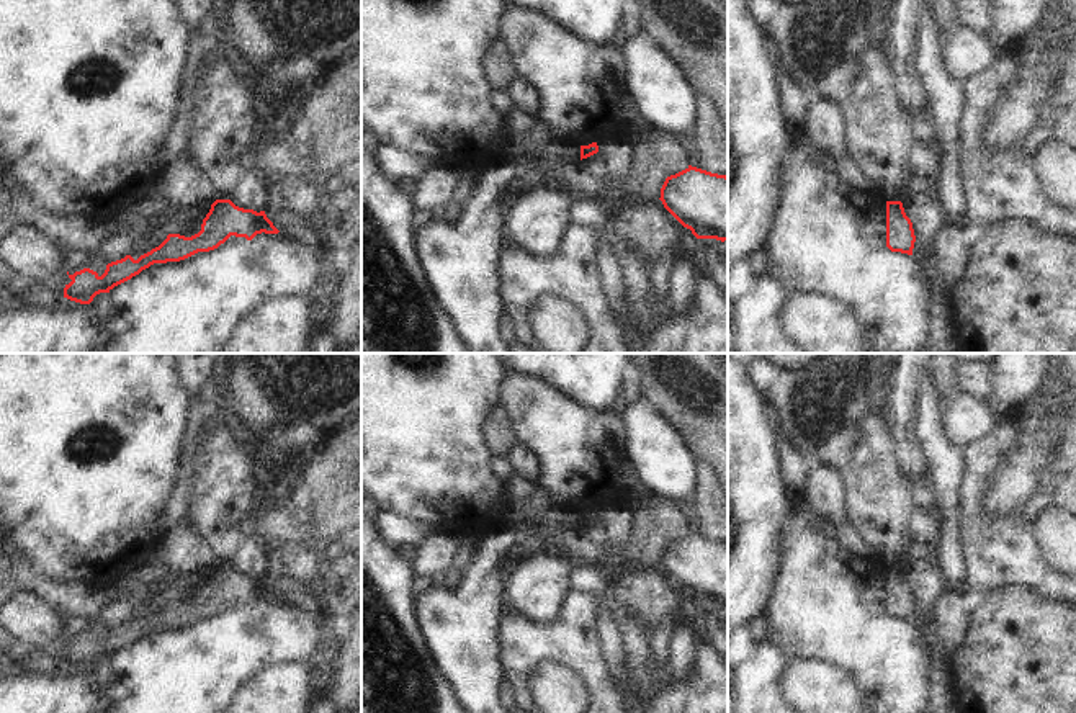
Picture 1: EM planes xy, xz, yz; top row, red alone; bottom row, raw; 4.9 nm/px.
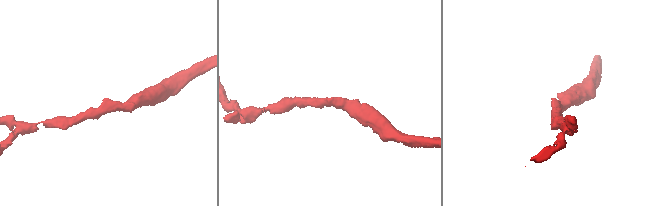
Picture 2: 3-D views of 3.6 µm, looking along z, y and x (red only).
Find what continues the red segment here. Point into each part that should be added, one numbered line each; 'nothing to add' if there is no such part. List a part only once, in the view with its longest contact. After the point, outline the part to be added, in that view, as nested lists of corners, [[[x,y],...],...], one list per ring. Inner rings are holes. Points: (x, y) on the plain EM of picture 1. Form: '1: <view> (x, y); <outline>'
nothing to add

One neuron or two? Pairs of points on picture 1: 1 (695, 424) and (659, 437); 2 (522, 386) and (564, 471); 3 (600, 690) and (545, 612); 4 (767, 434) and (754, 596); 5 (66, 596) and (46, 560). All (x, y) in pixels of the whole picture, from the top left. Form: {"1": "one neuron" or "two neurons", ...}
{"1": "two neurons", "2": "one neuron", "3": "two neurons", "4": "one neuron", "5": "two neurons"}

